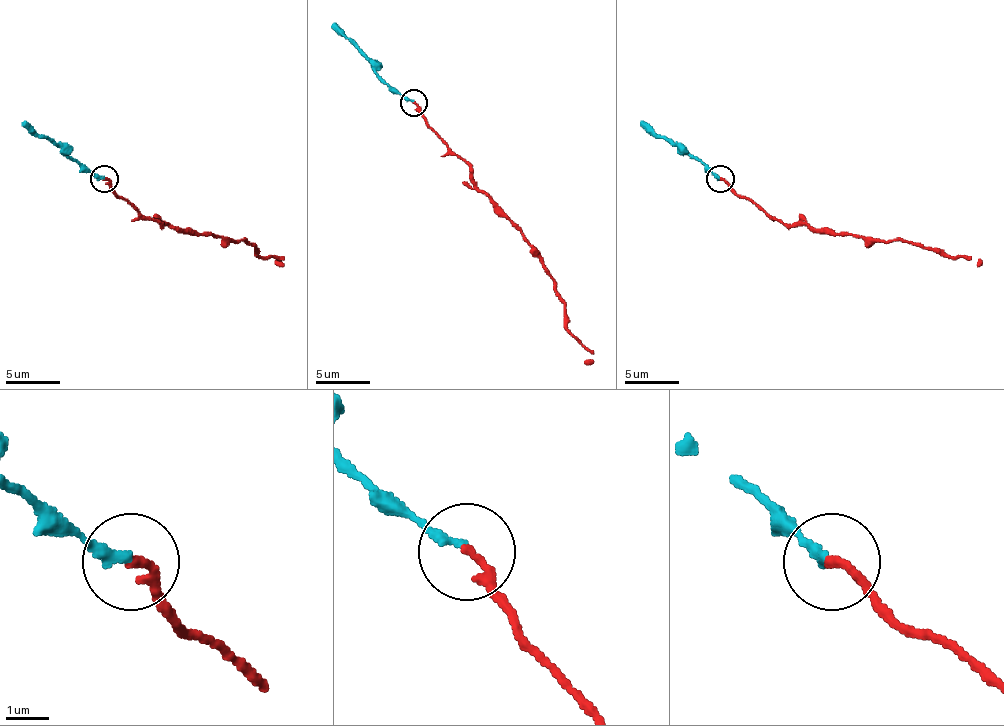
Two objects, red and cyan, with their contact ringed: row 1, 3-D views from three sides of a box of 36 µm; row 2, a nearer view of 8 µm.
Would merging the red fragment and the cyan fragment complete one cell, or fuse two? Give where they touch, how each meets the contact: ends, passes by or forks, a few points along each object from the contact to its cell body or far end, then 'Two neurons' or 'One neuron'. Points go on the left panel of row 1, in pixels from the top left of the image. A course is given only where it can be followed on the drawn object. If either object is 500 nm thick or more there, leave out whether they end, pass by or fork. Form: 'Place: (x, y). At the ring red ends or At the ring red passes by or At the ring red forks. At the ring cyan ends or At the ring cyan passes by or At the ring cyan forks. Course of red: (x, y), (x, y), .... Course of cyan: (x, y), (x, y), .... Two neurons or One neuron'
Place: (104, 178). At the ring red ends. At the ring cyan ends. Course of red: (105, 178), (116, 194), (159, 224), (244, 241), (255, 252), (283, 260), (283, 263), (274, 260). Course of cyan: (105, 178), (88, 172), (25, 120). Two neurons

